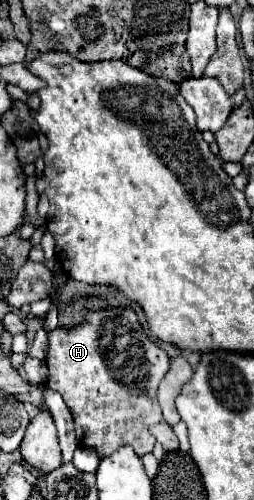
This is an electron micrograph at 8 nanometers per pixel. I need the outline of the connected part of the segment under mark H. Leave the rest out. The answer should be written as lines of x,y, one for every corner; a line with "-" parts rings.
107,308
87,312
85,324
71,330
49,332
47,386
57,390
73,414
81,446
97,450
99,458
129,444
137,456
153,450
155,438
149,426
163,420
157,402
157,386
169,370
169,356
143,332
131,308

